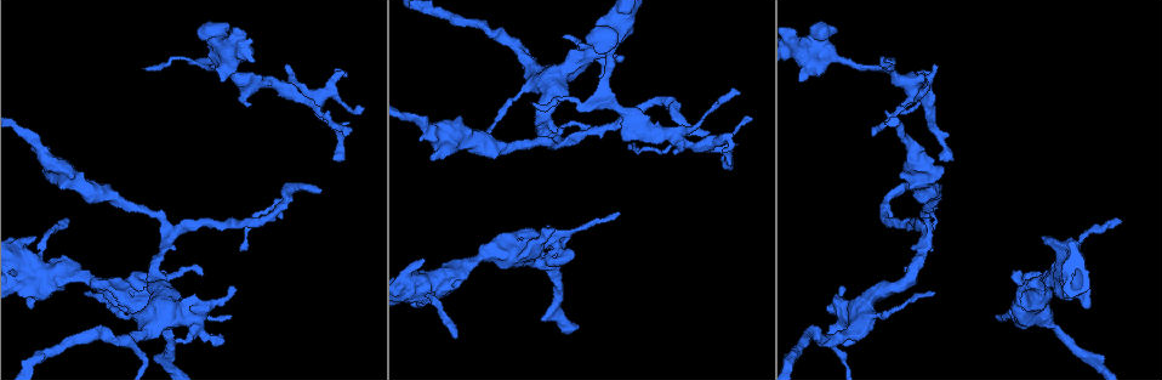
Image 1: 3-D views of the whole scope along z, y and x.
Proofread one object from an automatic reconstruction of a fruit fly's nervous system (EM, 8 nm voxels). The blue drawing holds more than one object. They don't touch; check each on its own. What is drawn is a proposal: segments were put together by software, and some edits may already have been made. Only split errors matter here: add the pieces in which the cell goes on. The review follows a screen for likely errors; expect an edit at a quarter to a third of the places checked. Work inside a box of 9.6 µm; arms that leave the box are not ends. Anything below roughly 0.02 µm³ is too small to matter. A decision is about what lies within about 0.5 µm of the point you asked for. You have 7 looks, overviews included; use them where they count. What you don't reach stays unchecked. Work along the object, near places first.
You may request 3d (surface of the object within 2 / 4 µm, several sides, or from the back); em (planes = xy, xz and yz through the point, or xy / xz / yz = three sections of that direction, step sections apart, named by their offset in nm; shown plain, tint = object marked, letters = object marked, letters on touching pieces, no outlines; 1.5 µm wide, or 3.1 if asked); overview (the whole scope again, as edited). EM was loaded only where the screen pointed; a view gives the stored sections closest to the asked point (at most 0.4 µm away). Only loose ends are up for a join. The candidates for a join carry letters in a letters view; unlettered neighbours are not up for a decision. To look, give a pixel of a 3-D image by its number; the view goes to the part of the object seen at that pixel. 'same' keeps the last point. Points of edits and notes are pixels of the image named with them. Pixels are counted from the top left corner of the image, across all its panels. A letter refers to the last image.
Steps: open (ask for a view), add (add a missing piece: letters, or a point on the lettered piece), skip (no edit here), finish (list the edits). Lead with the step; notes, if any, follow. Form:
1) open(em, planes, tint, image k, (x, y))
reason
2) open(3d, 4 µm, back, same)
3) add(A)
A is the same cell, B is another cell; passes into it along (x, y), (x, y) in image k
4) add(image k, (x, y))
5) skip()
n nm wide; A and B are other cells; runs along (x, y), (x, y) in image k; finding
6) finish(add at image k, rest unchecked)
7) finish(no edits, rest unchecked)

open(3d, 4 µm, image 1, (1020, 320))
free end

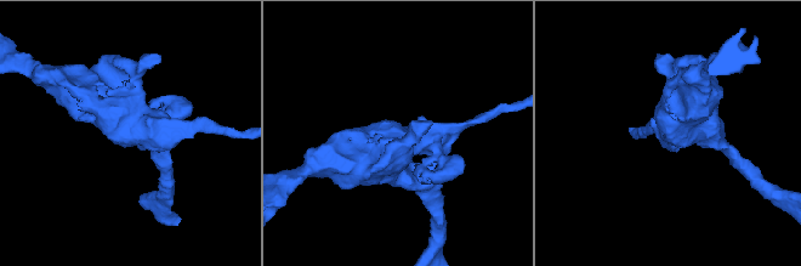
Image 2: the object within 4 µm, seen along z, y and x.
open(em, planes, letters, image 2, (671, 134))

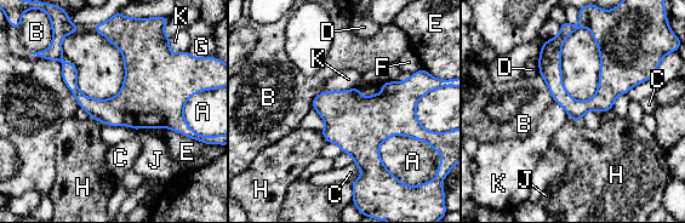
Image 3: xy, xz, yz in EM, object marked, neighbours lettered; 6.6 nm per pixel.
skip()
A touches over 380 nm; A, B, C, D, E, F, G, H, J and K are other cells; border along (359, 87), (321, 91), (315, 97) in image 3; no lettered piece goes on from it

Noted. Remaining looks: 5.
open(em, xy, step 4, letters, image 1, (904, 113))
an open end

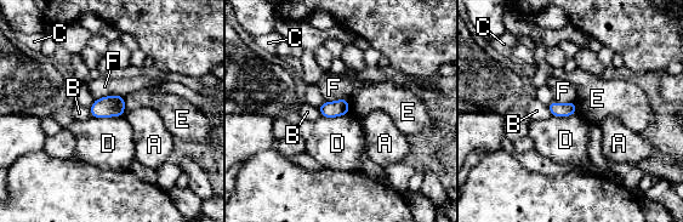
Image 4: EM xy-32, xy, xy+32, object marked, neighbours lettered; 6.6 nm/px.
skip()
D touches over 200 nm; A, B, C, D, E and F are other cells; border along (123, 114), (92, 118) in image 4; none of them fits

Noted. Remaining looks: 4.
open(3d, 4 µm, image 1, (799, 82))
branch stops here

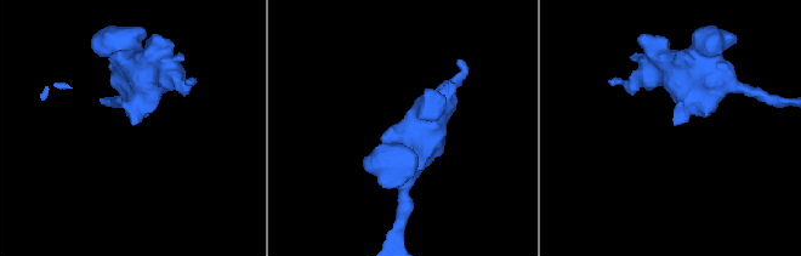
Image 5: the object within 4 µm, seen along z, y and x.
open(em, planes, letters, image 5, (676, 122))

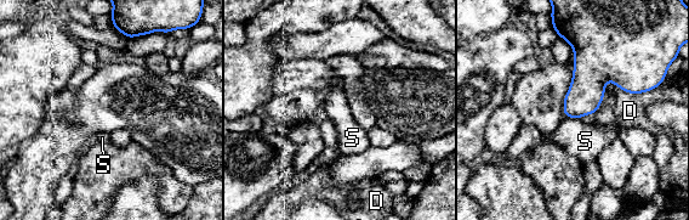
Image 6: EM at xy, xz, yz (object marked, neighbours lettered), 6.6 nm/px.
skip()
240 nm wide; D and S are other cells; border along (565, 116), (580, 118) in image 6; none of them fits

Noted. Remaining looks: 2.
finish(no edits, rest unchecked)

